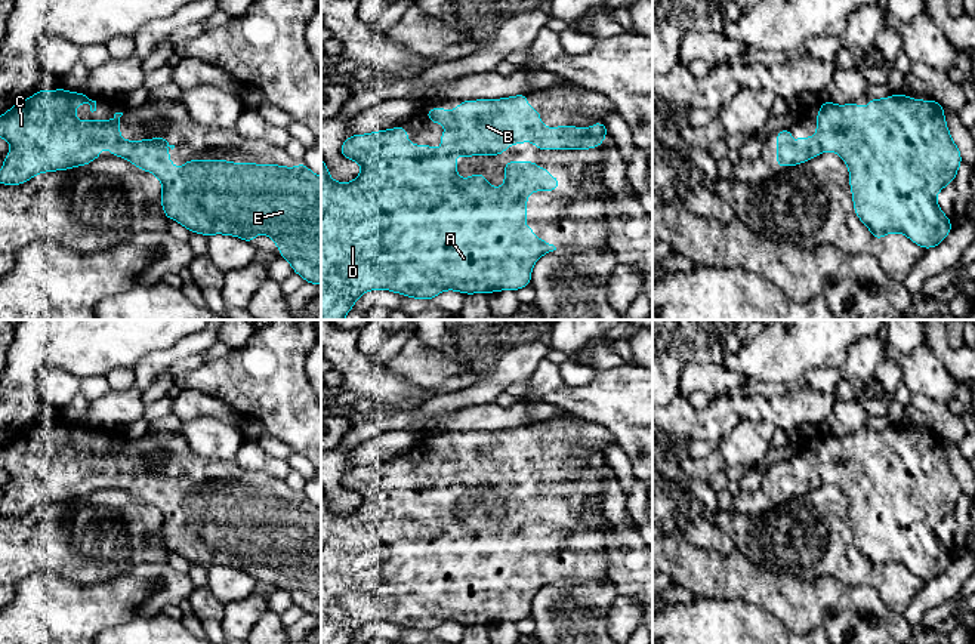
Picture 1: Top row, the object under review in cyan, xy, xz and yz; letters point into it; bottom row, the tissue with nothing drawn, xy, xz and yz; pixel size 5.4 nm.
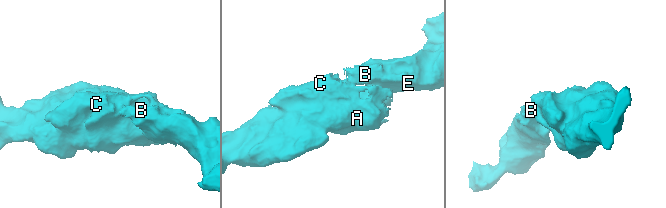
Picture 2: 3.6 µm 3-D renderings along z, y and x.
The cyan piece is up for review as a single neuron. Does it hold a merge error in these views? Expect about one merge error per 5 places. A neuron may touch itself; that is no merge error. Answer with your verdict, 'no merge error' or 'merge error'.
no merge error

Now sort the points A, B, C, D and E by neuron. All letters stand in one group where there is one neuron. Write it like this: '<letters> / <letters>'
A B C D E

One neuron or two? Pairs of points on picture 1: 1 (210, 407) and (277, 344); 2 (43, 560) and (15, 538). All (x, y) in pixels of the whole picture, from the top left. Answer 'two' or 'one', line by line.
1: two
2: one

